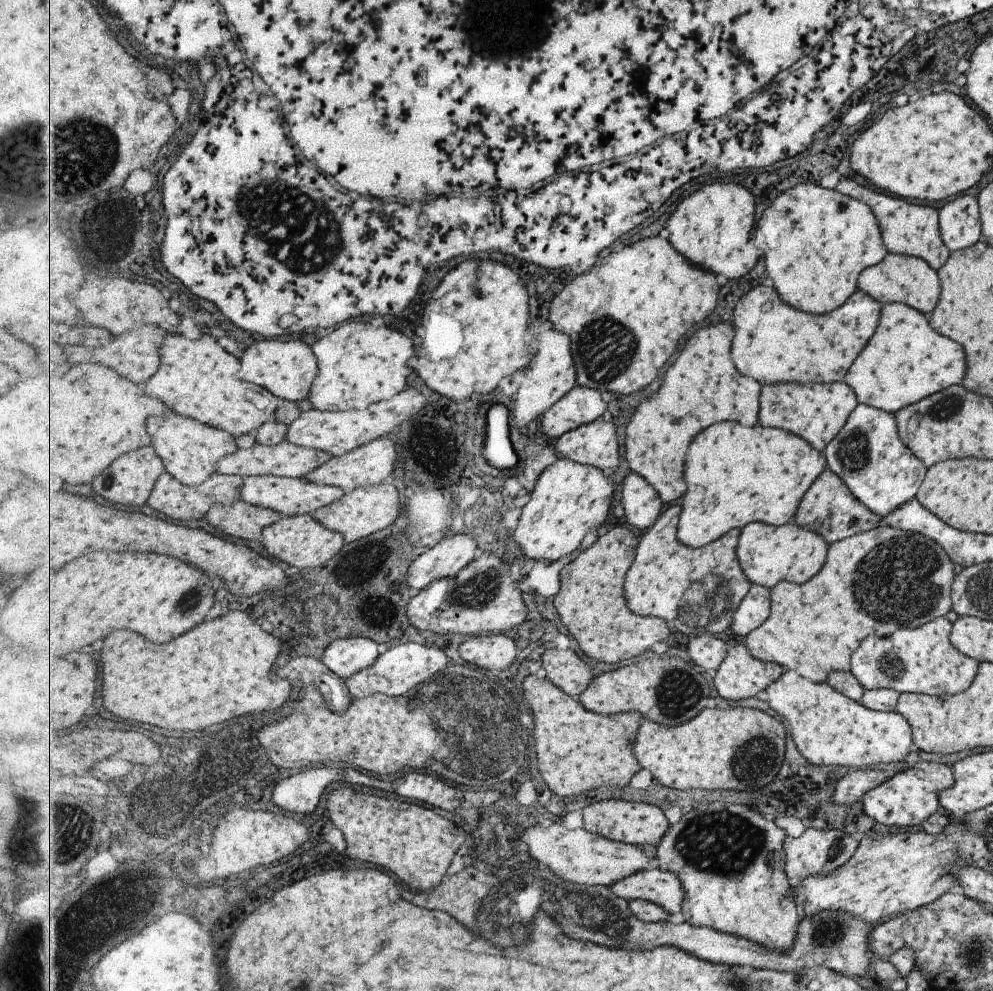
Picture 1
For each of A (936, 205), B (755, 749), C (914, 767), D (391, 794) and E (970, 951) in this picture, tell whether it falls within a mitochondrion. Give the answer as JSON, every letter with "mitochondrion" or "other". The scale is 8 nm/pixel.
{"A":"other","B":"mitochondrion","C":"other","D":"other","E":"mitochondrion"}

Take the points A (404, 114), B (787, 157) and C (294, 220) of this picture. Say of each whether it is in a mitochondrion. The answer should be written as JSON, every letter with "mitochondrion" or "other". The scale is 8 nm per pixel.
{"A":"other","B":"other","C":"mitochondrion"}

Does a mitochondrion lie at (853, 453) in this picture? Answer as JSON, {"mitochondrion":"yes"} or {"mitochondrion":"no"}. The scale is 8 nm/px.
{"mitochondrion":"yes"}

